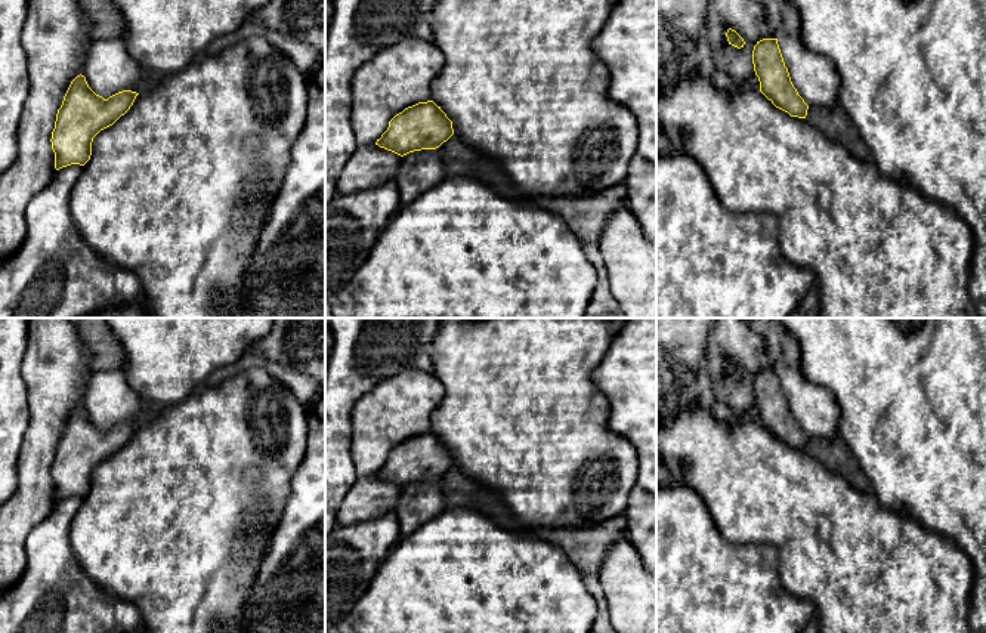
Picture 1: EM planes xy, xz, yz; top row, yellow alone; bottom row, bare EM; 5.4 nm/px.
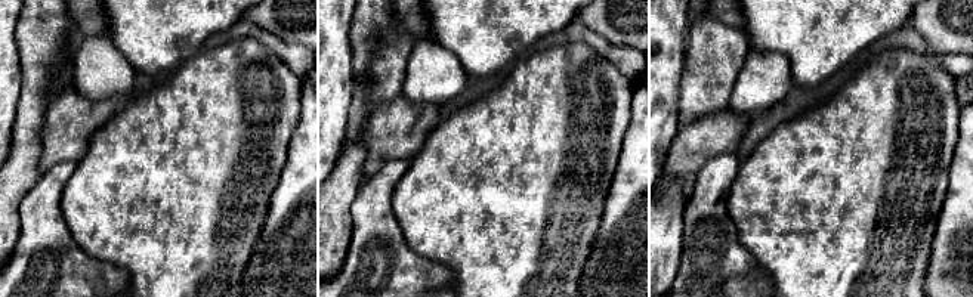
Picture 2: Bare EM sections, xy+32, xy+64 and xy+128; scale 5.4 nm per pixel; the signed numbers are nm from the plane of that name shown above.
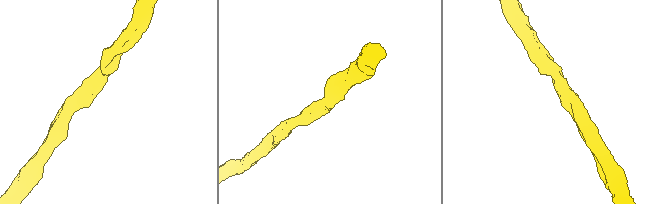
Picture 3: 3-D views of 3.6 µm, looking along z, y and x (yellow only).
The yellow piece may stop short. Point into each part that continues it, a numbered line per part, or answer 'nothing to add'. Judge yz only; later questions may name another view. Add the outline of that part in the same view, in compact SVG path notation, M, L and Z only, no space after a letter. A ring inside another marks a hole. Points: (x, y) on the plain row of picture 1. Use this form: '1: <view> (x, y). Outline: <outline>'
1: yz (835, 456). Outline: M809 438L806 451L853 488L874 494L874 488L857 458L841 439Z

